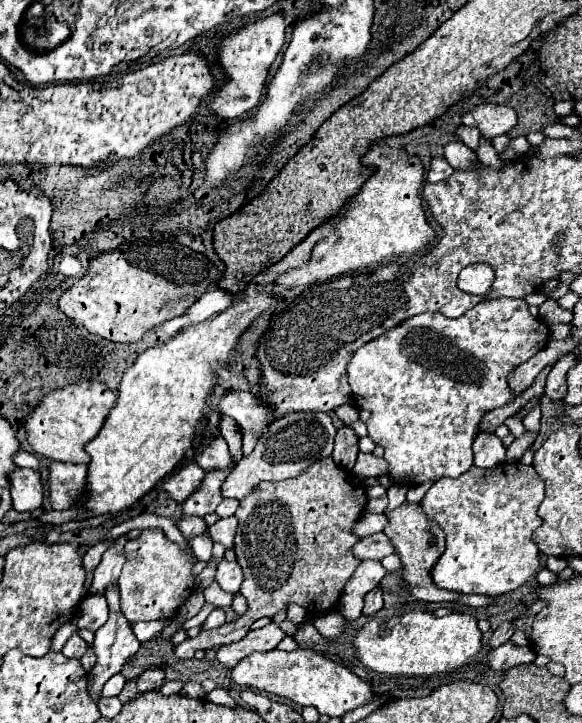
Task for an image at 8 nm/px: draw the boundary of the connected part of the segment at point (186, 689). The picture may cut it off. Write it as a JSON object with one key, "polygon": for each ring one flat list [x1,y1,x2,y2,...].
{"polygon":[[188,681,188,683,184,683,184,687,182,687,180,695,182,695,182,697,198,699,198,697,202,697,202,687,200,687,200,683,198,683,198,681]]}

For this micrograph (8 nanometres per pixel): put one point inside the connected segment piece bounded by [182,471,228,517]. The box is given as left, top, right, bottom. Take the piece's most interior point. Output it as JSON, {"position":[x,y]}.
{"position":[206,500]}

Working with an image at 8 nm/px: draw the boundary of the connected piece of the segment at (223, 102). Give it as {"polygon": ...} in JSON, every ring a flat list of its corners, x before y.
{"polygon":[[272,15,262,21,250,23,248,27,240,29,238,33,232,33,230,37,226,37,222,41,218,59,230,79,220,91,216,91,212,95,212,111,216,115,220,115,222,119,236,119,236,117,252,111,258,105,258,101,262,97,268,67,272,65,280,47,284,45,284,29,286,29,286,25,284,25,282,15]]}

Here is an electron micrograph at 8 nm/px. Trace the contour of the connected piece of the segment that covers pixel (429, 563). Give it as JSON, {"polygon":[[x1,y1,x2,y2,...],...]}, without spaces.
{"polygon":[[404,503,396,511,388,513,386,517,390,519,390,525,384,529,384,533,390,537,390,541,396,547,396,553,402,559,404,579,406,579,408,589,412,591,412,595,416,599,428,601,428,603,452,603,452,601,456,601,460,597,460,593,440,589,432,581,432,575,430,575,432,567,436,565,436,561,442,557,442,553,446,549,446,535,444,535,444,531,436,523,428,521,428,517,424,515,424,511,422,511,420,505]]}

